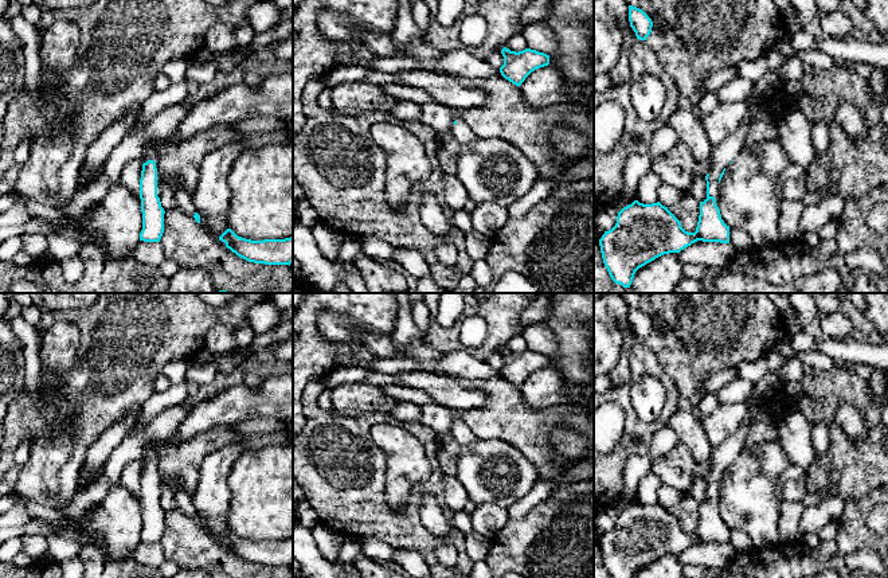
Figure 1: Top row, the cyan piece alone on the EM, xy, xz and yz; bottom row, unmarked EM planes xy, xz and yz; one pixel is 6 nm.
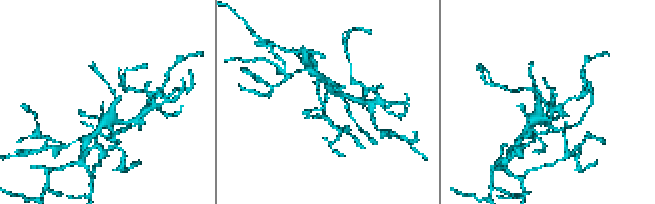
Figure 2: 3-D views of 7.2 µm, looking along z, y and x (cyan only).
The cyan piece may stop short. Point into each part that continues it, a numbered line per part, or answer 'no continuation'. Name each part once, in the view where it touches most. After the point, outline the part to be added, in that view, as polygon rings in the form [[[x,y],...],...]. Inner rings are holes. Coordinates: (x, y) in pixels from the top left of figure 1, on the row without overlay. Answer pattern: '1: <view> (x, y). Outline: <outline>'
1: xy (160, 480). Outline: [[[159,458],[154,460],[154,464],[156,464],[156,469],[157,469],[157,497],[160,499],[161,487],[163,487],[164,480],[163,480],[161,474],[159,473]]]

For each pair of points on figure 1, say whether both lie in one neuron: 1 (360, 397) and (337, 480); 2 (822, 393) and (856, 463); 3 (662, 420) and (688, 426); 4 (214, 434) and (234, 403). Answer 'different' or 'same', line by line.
1: different
2: same
3: different
4: different

